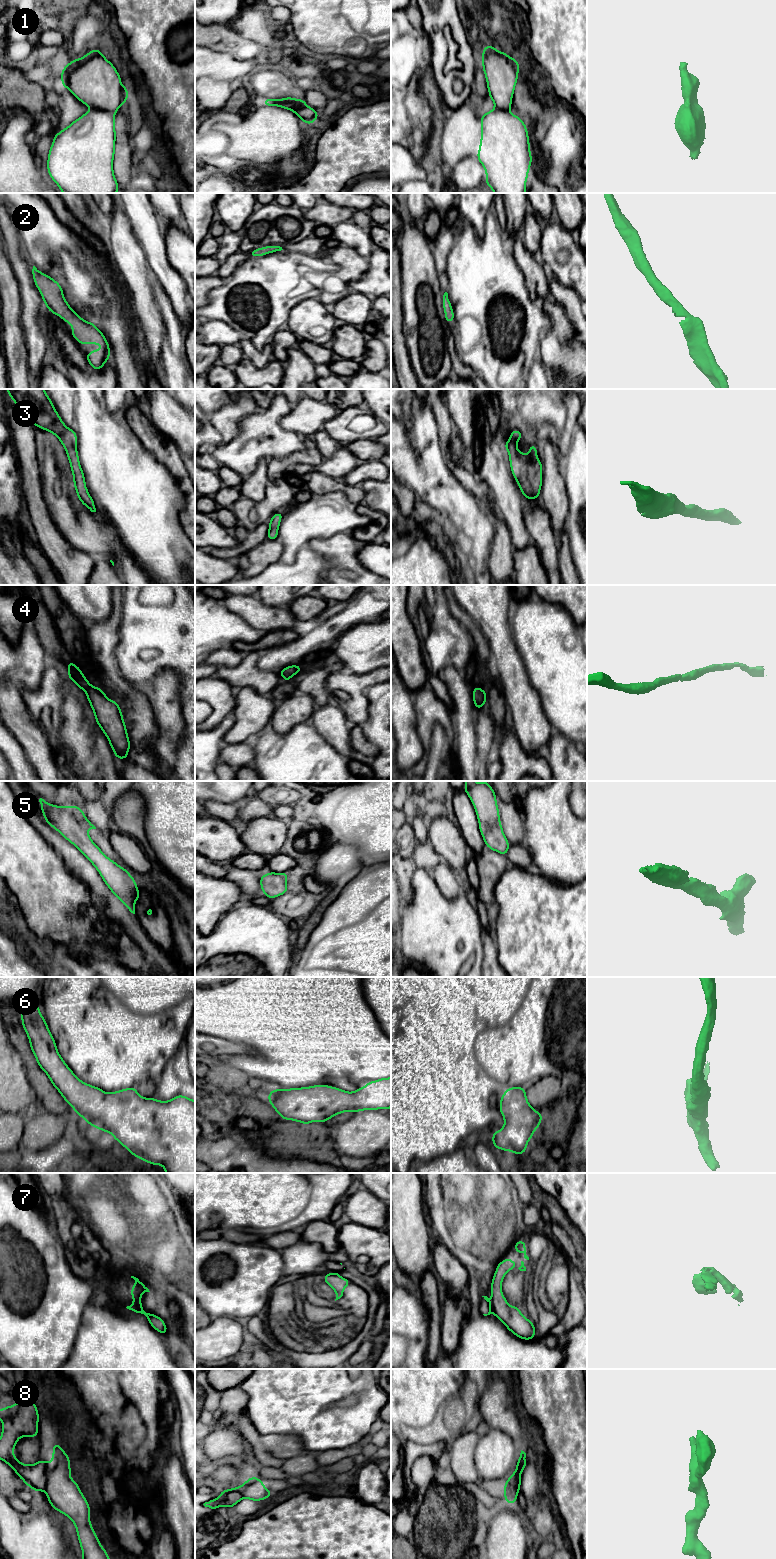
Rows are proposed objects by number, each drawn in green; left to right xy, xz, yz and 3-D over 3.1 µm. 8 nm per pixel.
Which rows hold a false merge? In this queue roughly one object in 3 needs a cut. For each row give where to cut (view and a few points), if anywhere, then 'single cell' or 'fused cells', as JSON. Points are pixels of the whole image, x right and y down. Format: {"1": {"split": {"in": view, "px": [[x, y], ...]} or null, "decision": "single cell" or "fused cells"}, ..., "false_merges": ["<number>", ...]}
{"1": {"split": {"in": "xy", "px": [[93, 107], [109, 111], [114, 115]]}, "decision": "fused cells"}, "2": {"split": null, "decision": "single cell"}, "3": {"split": null, "decision": "single cell"}, "4": {"split": null, "decision": "single cell"}, "5": {"split": null, "decision": "single cell"}, "6": {"split": null, "decision": "single cell"}, "7": {"split": {"in": "xy", "px": [[141, 1306], [137, 1312]]}, "decision": "fused cells"}, "8": {"split": {"in": "xy", "px": [[50, 1464], [44, 1488]]}, "decision": "fused cells"}, "false_merges": ["1", "7", "8"]}

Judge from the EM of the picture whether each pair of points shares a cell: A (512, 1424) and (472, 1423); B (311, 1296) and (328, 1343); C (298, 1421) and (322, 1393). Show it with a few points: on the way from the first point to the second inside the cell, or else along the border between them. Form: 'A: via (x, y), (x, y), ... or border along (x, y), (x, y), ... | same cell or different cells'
A: border along (482, 1395), (477, 1401), (477, 1409), (481, 1419) | different cells
B: via (296, 1306), (296, 1327), (311, 1342) | same cell
C: via (301, 1414), (315, 1400) | same cell

